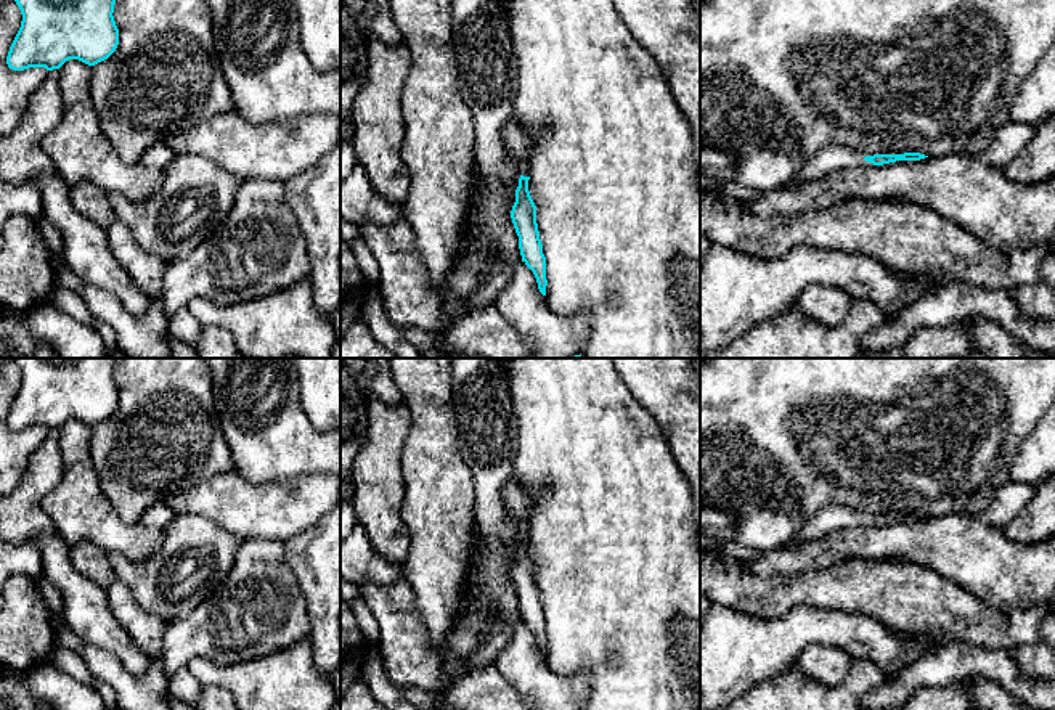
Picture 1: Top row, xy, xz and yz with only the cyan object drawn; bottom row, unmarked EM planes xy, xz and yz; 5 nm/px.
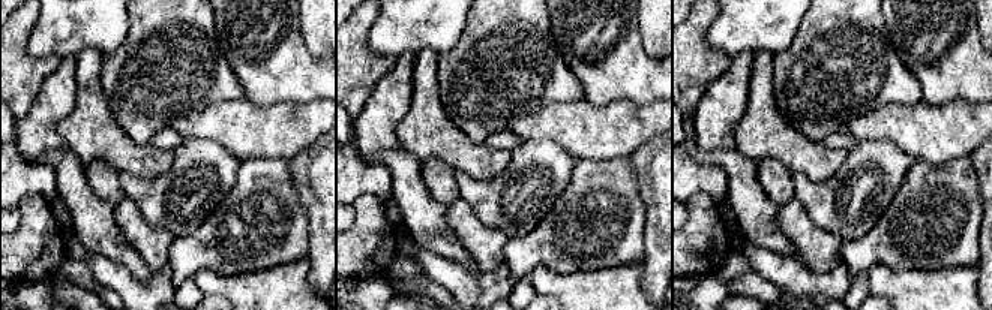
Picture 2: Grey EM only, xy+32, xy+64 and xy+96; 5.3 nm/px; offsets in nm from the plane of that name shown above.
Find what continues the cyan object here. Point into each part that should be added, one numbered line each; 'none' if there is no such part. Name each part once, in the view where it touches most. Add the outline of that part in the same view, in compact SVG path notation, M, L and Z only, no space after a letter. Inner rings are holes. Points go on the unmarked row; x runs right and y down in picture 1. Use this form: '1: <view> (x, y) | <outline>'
1: yz (832, 518) | M830 504L817 511L804 524L801 532L795 538L792 538L787 545L811 541L838 528L874 525L872 522L867 522L864 519L866 516L874 516L874 514L857 511L845 504Z

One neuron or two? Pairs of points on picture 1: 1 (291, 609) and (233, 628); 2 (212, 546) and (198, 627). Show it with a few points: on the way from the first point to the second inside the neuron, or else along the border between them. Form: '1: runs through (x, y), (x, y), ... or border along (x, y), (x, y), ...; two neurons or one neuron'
1: runs through (276, 609), (257, 609), (248, 617); one neuron
2: border along (227, 574), (219, 587), (188, 614), (169, 620); two neurons

